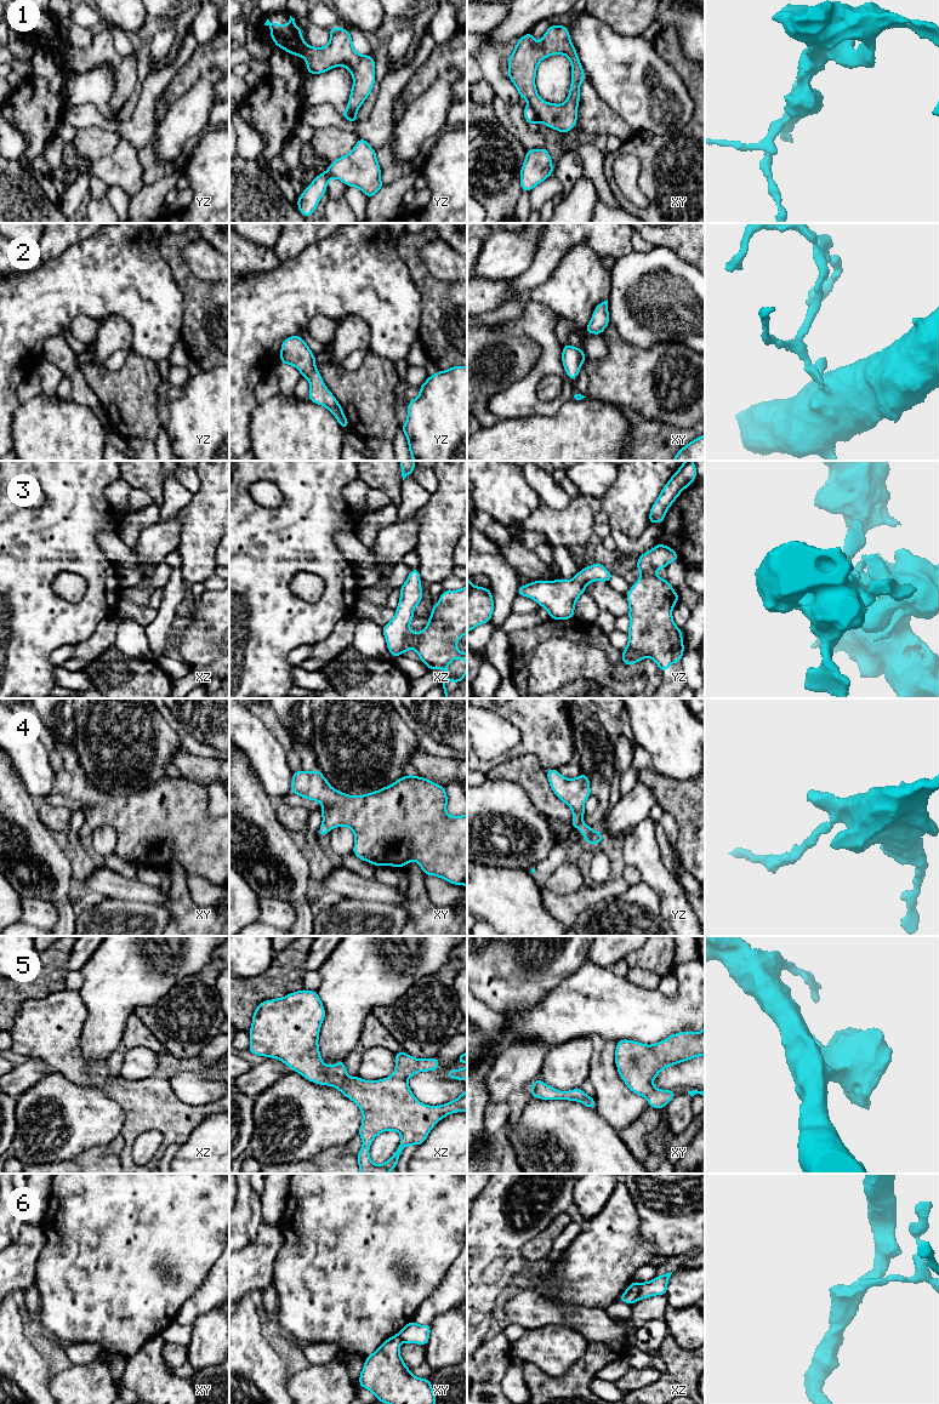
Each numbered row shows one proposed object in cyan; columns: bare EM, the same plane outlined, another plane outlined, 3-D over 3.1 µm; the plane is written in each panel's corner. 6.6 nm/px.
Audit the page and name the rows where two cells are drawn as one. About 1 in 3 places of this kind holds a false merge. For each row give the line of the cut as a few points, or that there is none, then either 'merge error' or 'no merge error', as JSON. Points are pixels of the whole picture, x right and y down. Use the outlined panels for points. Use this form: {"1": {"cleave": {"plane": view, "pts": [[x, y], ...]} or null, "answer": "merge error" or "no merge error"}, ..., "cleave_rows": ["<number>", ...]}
{"1": {"cleave": {"plane": "xy", "pts": [[529, 104], [538, 121]]}, "answer": "merge error"}, "2": {"cleave": null, "answer": "no merge error"}, "3": {"cleave": {"plane": "xz", "pts": [[414, 633], [411, 648]]}, "answer": "merge error"}, "4": {"cleave": null, "answer": "no merge error"}, "5": {"cleave": null, "answer": "no merge error"}, "6": {"cleave": {"plane": "xz", "pts": [[639, 1283], [635, 1300]]}, "answer": "merge error"}, "cleave_rows": ["1", "3", "6"]}

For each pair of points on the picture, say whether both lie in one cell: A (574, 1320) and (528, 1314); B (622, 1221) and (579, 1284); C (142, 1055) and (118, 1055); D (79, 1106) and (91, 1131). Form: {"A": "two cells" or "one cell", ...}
{"A": "one cell", "B": "one cell", "C": "two cells", "D": "one cell"}

